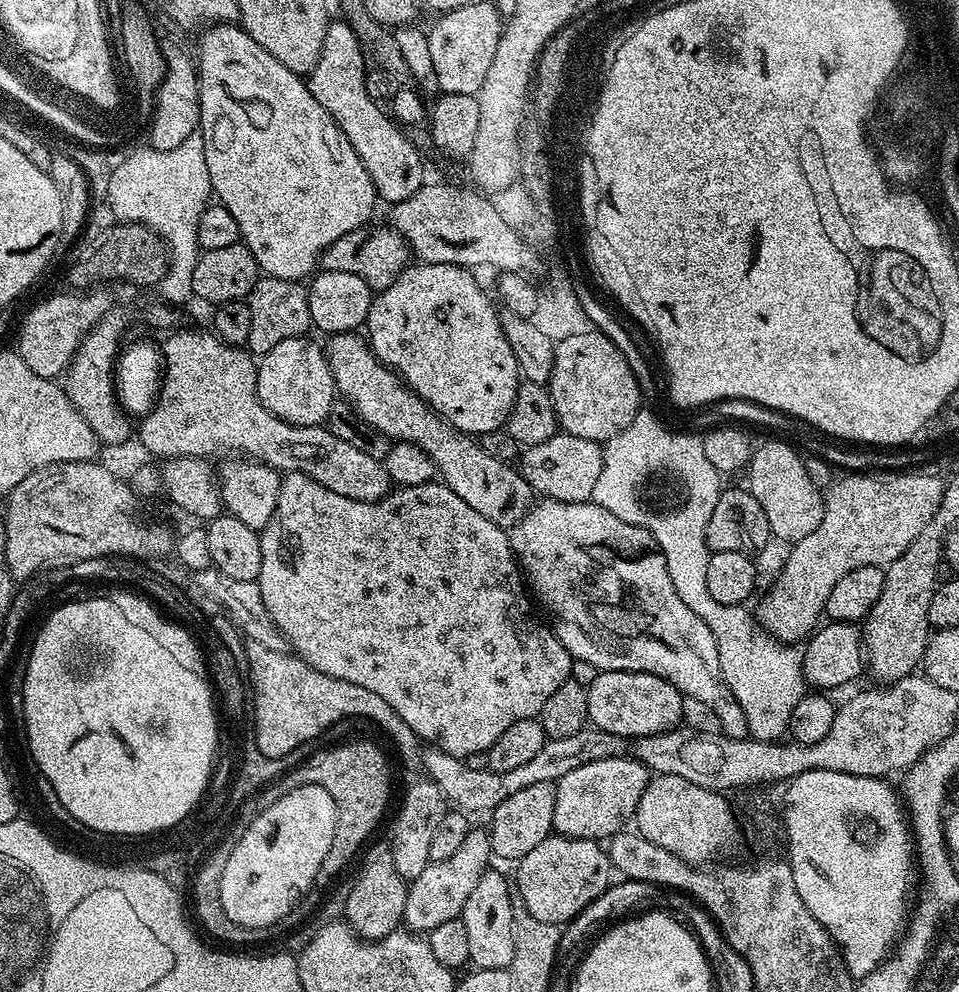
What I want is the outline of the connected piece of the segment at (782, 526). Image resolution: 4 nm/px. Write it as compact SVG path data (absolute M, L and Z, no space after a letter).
M764 444L753 451L746 469L746 487L758 498L758 506L766 510L766 522L770 522L770 530L777 541L795 542L806 538L806 534L818 530L818 522L822 522L825 497L821 489L810 482L804 461L805 457L799 456L788 444Z

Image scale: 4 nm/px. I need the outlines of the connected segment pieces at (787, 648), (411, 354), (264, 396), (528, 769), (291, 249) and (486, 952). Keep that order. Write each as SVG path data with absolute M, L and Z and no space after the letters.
M641 410L636 413L634 422L630 422L626 430L622 430L607 441L603 449L604 465L592 491L591 503L610 510L624 522L645 528L656 539L666 558L670 580L678 590L678 598L682 598L682 602L686 602L686 606L690 606L690 610L694 610L694 614L698 614L702 622L710 626L718 642L724 680L746 714L751 739L779 741L787 733L790 714L794 714L794 706L798 706L798 702L806 695L804 658L799 647L781 642L775 636L758 630L753 613L747 612L749 610L747 607L717 602L706 590L706 562L710 555L706 542L706 522L710 522L710 514L714 514L714 506L720 497L722 476L714 470L714 466L710 466L706 450L702 450L701 437L687 436L684 432L671 432L670 429L663 428L647 410Z
M416 262L413 263L411 266L405 268L404 272L401 276L397 278L397 280L394 281L393 284L391 284L388 288L383 289L373 299L372 301L372 308L368 311L368 318L366 321L366 329L368 328L368 332L366 331L366 339L369 344L372 345L372 352L373 354L378 357L378 359L383 363L387 364L389 368L392 369L393 372L399 372L401 376L404 378L405 384L408 385L409 388L413 388L419 396L423 400L425 400L428 403L428 407L432 408L438 415L444 417L445 420L448 421L449 424L452 425L454 428L459 428L461 432L466 432L469 434L483 434L485 432L494 432L500 429L503 429L505 425L508 423L508 416L512 413L512 407L514 406L514 402L516 401L516 391L520 389L521 383L522 383L522 377L520 375L520 366L518 362L516 361L514 350L510 346L510 342L506 338L506 334L502 330L502 326L500 325L500 317L501 313L499 311L496 312L497 305L494 303L492 305L492 300L490 297L487 296L486 293L483 292L482 289L480 289L480 284L478 281L475 280L473 273L469 271L469 269L466 268L460 268L456 264L425 264L423 262Z
M308 336L286 338L286 342L278 342L274 350L259 357L256 393L270 414L288 424L307 428L323 425L327 421L338 396L325 349L321 345L319 348Z
M586 726L578 734L570 734L570 738L558 738L557 740L545 739L542 750L530 758L523 766L518 766L518 770L509 772L489 772L483 767L471 768L471 763L465 762L461 757L451 756L443 752L441 748L428 746L422 752L422 764L427 777L433 784L438 786L438 790L444 796L445 801L453 809L465 814L472 812L485 812L491 814L496 807L510 794L518 794L522 786L534 786L537 782L550 782L556 784L570 770L578 770L578 766L586 766L586 762L601 760L607 756L623 756L629 751L629 741L622 736L615 736L613 732L601 732L591 726Z
M221 22L205 27L203 32L204 37L200 40L200 60L198 56L198 75L200 77L200 127L198 132L204 138L206 170L210 170L210 182L215 199L223 204L226 210L230 210L230 214L234 214L234 218L238 222L240 239L254 254L261 273L287 280L303 281L317 267L320 253L325 248L329 248L338 238L342 238L342 234L365 227L369 223L367 220L372 216L372 207L378 204L376 188L372 184L370 174L362 166L354 146L350 146L346 134L342 134L342 130L336 125L336 120L328 116L327 110L312 96L307 83L297 73L286 70L286 66L282 66L282 62L278 62L270 54L266 54L266 50L257 48L254 38L250 38L250 34L235 23Z
M489 870L478 878L478 886L474 886L470 898L466 898L462 919L470 942L470 961L477 969L511 969L514 958L512 893L509 877L507 880L502 873Z

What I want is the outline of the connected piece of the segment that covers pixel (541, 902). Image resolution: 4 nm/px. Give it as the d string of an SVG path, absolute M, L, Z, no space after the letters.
M559 834L550 835L534 846L534 850L523 856L515 868L514 888L520 892L527 910L534 918L557 926L568 924L599 898L614 876L607 851L597 841L575 840Z

